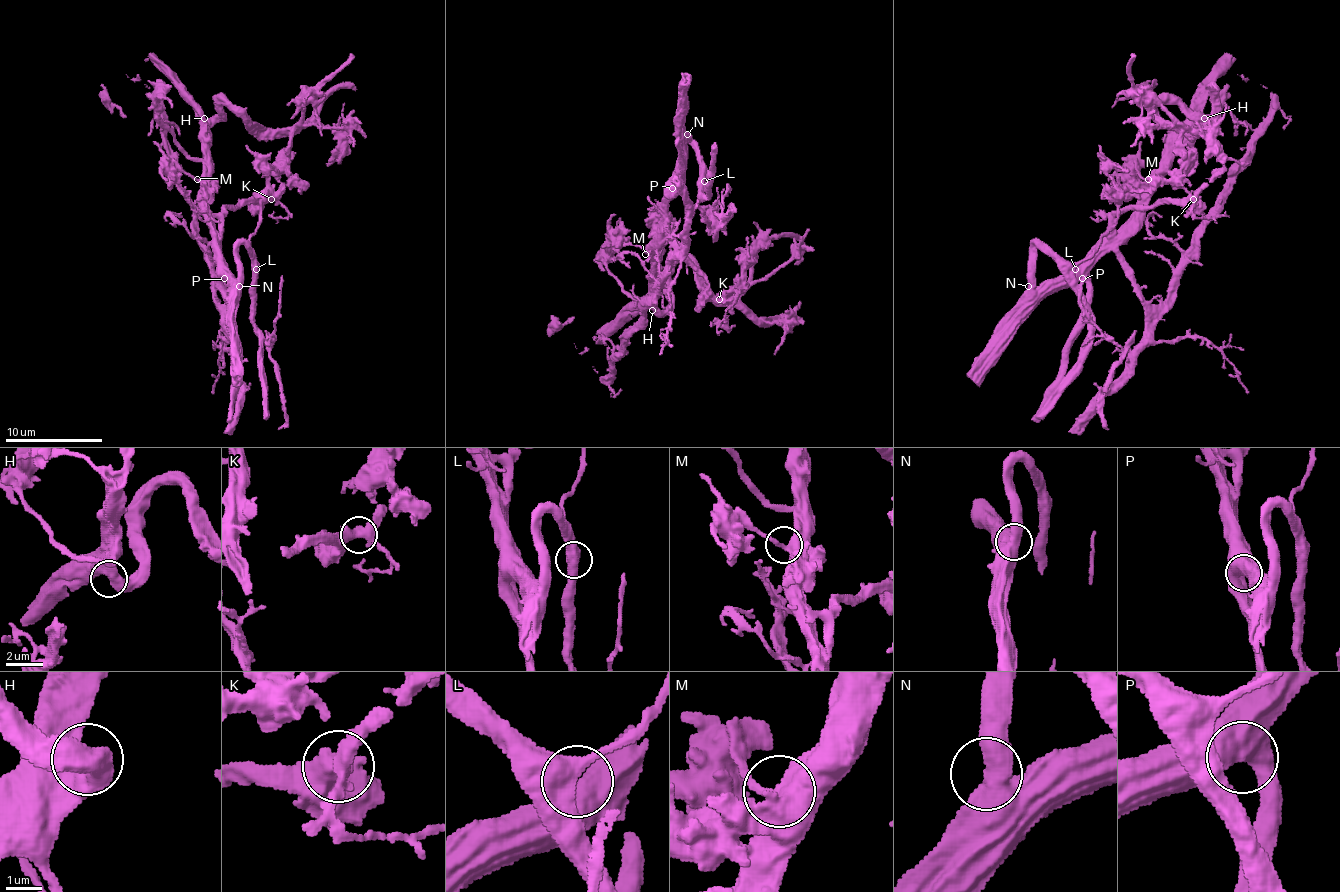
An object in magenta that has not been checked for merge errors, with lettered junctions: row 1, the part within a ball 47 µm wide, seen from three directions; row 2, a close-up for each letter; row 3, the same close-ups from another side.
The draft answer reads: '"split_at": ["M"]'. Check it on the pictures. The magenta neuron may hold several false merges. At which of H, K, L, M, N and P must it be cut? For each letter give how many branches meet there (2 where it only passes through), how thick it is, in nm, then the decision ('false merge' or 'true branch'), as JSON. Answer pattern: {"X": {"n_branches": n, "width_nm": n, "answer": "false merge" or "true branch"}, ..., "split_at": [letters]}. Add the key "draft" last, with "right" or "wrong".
{"H": {"n_branches": 2, "width_nm": 600, "answer": "true branch"}, "K": {"n_branches": 3, "width_nm": 400, "answer": "true branch"}, "L": {"n_branches": 2, "width_nm": 500, "answer": "true branch"}, "M": {"n_branches": 2, "width_nm": 440, "answer": "true branch"}, "N": {"n_branches": 2, "width_nm": 550, "answer": "true branch"}, "P": {"n_branches": 2, "width_nm": 650, "answer": "true branch"}, "split_at": [], "draft": "wrong"}

